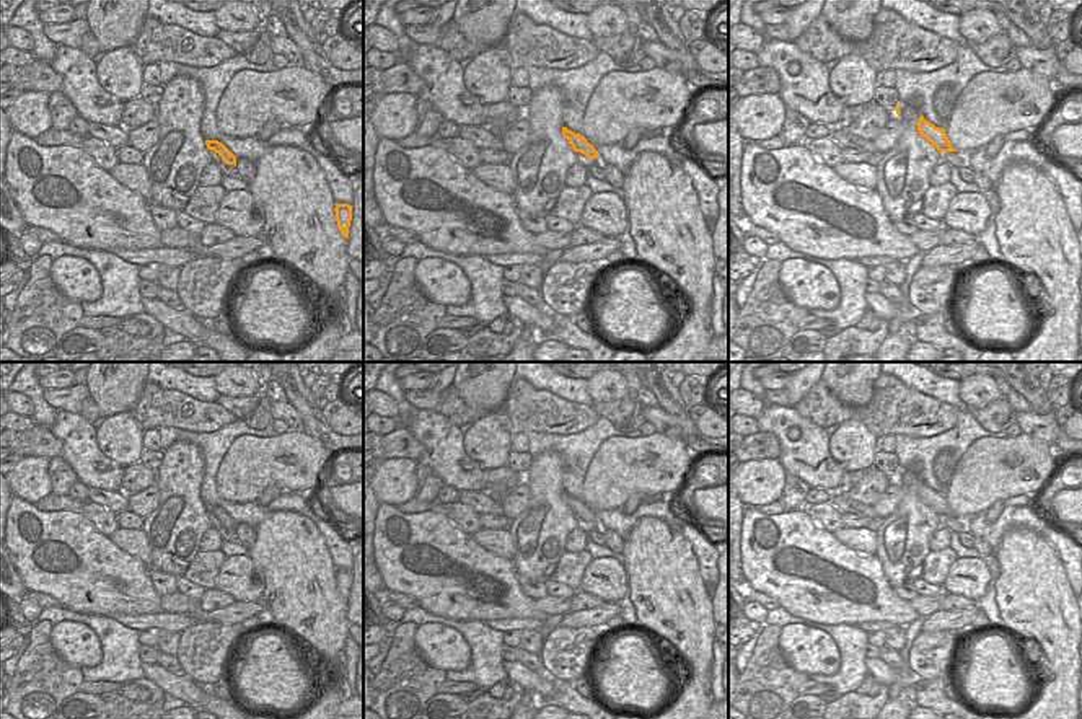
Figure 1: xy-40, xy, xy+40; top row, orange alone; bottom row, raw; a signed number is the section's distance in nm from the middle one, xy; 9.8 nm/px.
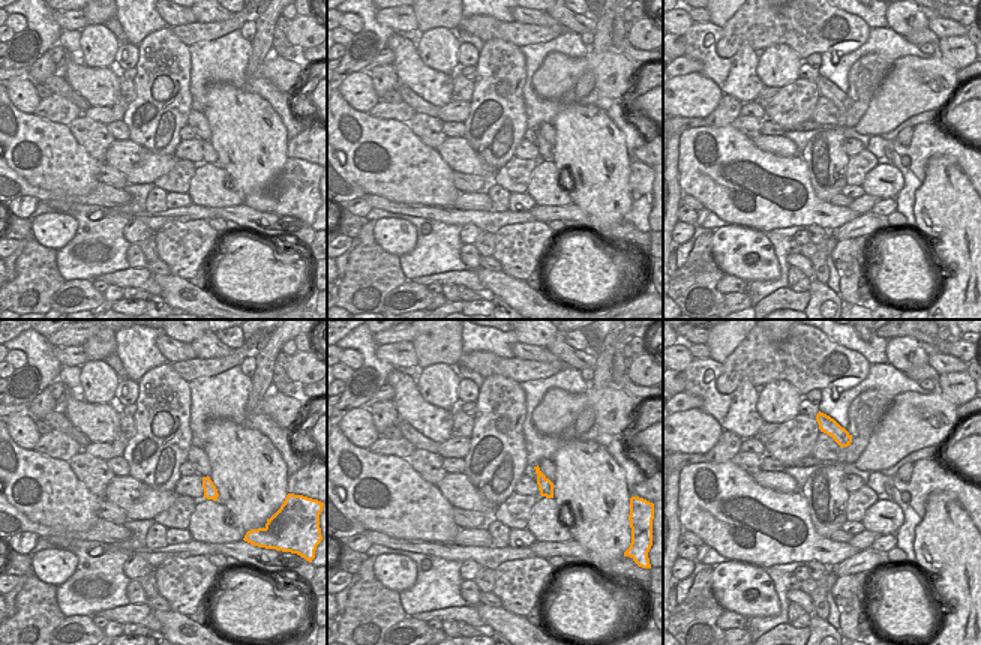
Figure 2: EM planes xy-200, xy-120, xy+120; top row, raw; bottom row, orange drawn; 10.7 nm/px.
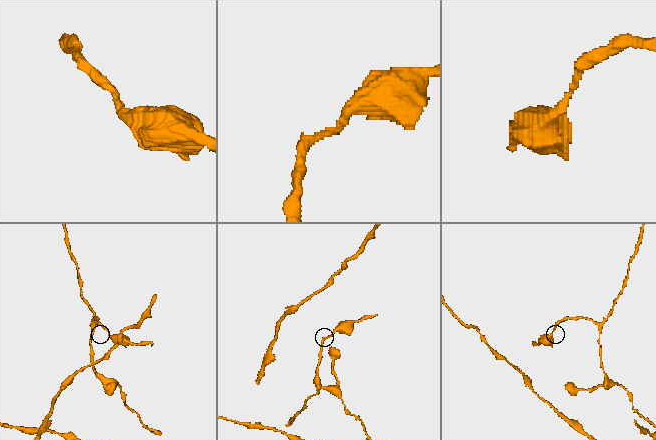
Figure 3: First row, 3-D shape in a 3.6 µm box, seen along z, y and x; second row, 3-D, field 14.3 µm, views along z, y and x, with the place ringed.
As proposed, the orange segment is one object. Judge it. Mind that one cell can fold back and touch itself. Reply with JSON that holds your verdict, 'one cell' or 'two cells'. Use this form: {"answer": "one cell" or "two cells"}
{"answer": "one cell"}

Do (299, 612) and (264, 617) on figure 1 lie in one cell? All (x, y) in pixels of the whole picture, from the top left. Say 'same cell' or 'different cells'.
different cells

